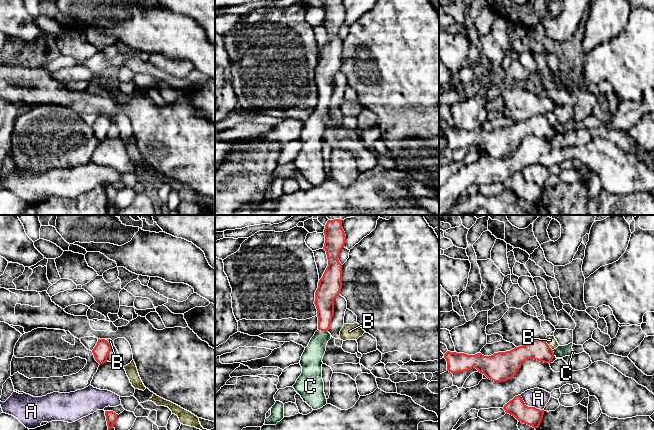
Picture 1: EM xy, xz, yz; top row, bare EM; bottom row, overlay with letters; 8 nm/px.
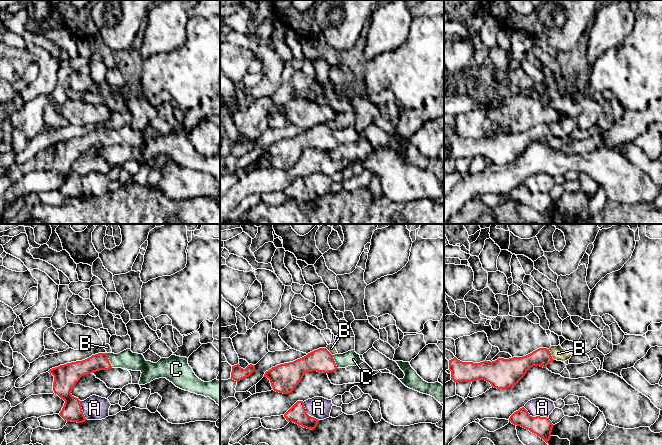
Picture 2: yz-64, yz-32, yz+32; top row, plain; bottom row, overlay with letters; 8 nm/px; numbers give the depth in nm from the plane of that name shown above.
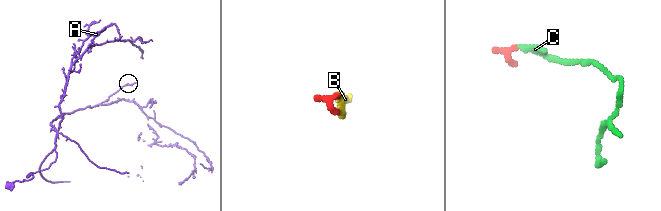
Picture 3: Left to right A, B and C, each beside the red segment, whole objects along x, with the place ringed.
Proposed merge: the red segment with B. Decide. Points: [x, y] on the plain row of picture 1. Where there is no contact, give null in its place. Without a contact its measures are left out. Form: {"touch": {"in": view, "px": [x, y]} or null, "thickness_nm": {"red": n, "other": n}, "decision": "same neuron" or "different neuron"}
{"touch": {"in": "yz", "px": [548, 121]}, "thickness_nm": {"red": 170, "other": 80}, "decision": "different neuron"}

